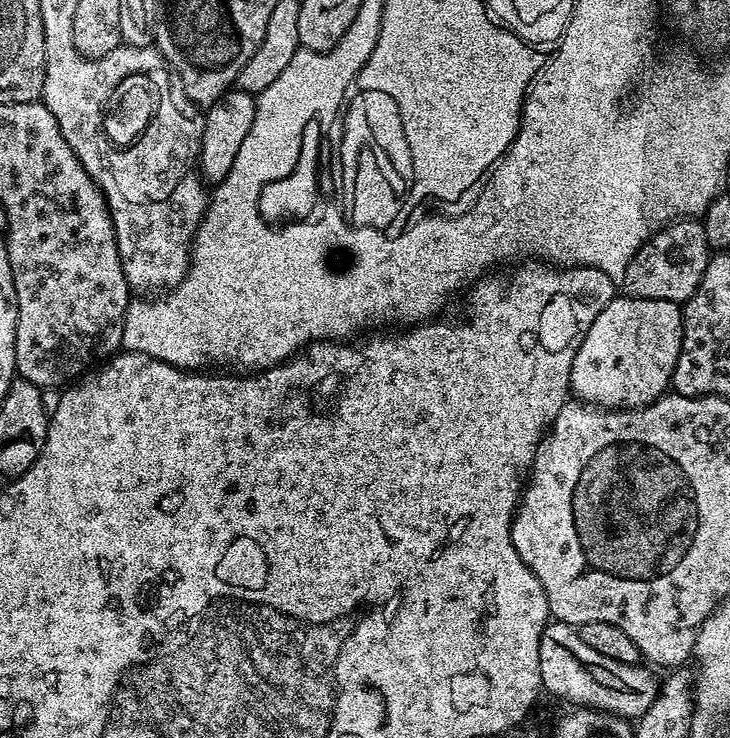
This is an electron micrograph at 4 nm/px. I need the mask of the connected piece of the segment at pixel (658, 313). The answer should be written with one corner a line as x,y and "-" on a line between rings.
625,294
612,299
594,318
594,326
574,354
571,395
609,410
654,403
669,391
683,333
684,314
679,303
639,300

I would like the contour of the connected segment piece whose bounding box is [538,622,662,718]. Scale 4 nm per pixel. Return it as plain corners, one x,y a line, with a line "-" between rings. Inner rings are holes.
545,624
538,646
538,662
545,693
553,692
558,699
569,700
567,703
572,706
597,708
600,712
612,712
625,718
641,716
662,687
651,667
618,662
614,658
606,658
606,654
598,654
598,650
582,642
579,631
570,624

